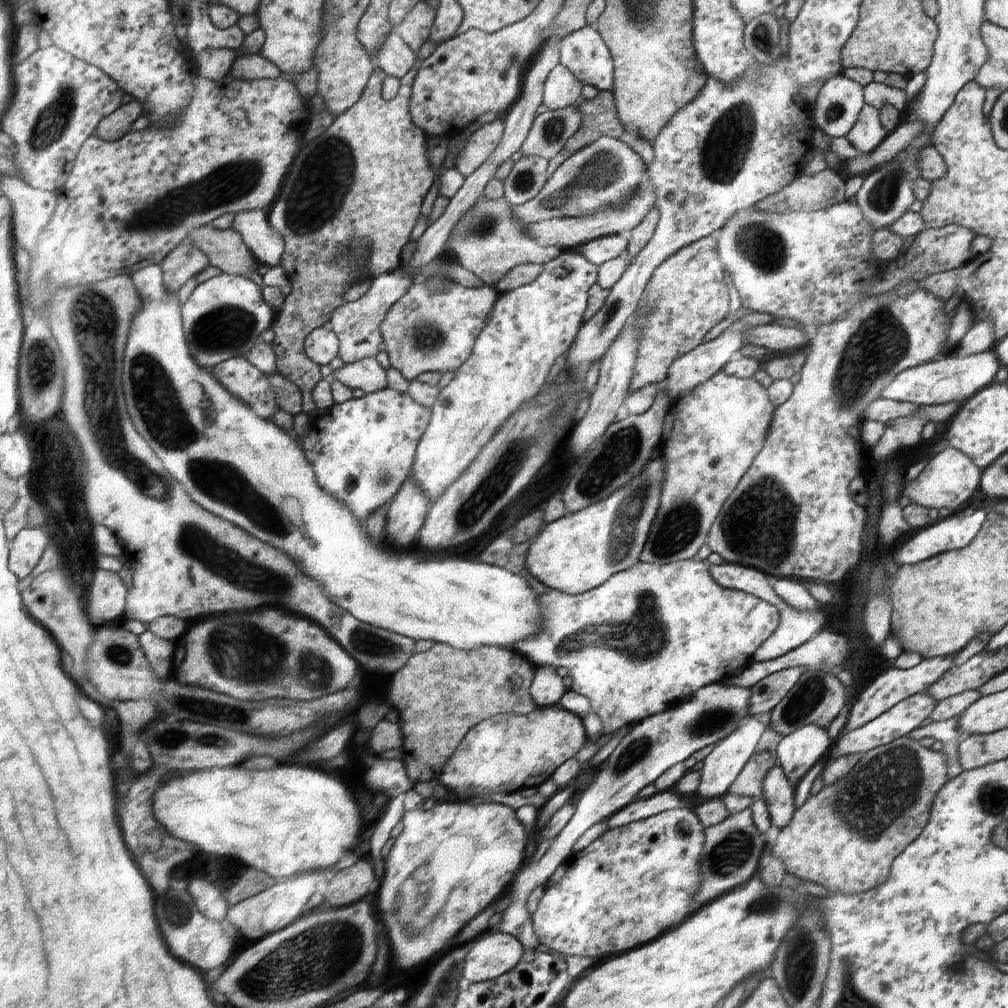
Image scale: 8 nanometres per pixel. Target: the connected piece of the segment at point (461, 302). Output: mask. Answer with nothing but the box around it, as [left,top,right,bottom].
[380,277,498,382]

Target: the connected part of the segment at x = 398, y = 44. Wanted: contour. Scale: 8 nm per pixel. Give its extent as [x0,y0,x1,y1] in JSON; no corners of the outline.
[375,30,417,79]

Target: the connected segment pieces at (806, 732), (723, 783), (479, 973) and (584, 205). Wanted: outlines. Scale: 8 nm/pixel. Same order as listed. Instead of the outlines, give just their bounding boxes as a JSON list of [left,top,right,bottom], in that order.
[[776,724,834,788],[695,717,766,803],[462,930,525,984],[511,136,646,224]]

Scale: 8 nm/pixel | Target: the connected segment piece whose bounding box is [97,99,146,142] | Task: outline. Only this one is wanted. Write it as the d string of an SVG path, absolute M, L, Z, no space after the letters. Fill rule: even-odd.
M134 99L130 104L122 105L122 110L117 110L110 118L106 118L106 122L102 122L102 126L98 128L97 135L108 142L116 142L130 134L136 120L145 114L144 104Z

